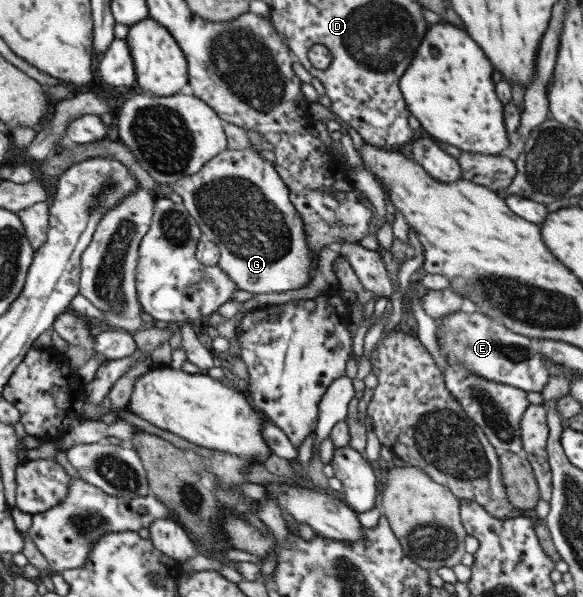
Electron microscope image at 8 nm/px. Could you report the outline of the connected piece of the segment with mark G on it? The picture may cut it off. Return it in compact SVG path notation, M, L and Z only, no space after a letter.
M225 149L206 161L199 171L171 184L182 199L191 219L197 223L203 238L220 251L216 266L227 275L237 290L250 294L281 293L305 288L311 281L315 261L310 257L300 215L288 198L287 186L279 179L272 163L264 161L253 149Z

